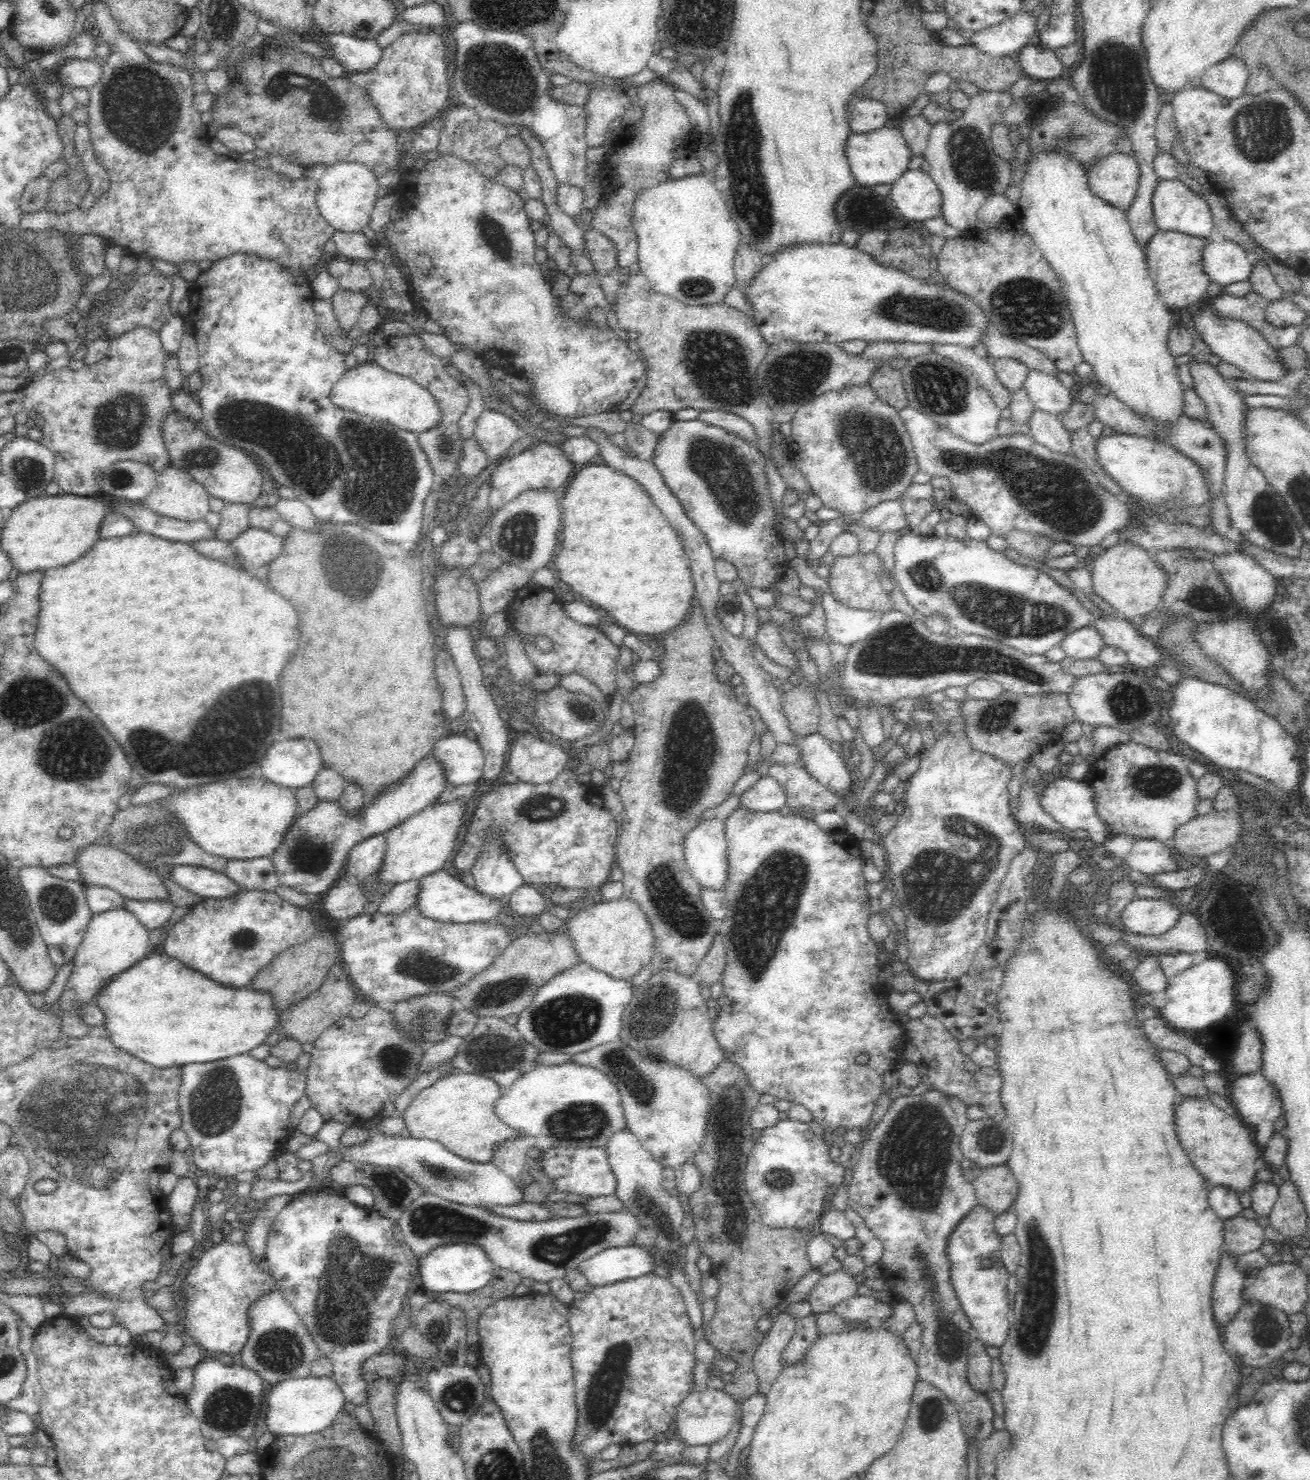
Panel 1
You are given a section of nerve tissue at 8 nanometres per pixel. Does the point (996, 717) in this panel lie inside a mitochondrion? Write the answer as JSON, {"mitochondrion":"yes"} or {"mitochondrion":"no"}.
{"mitochondrion":"yes"}

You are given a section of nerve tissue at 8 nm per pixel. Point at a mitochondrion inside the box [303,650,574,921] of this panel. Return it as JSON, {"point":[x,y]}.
{"point":[542,808]}

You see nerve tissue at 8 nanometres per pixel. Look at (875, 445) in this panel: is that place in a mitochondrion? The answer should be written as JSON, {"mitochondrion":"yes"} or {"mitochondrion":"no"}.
{"mitochondrion":"yes"}

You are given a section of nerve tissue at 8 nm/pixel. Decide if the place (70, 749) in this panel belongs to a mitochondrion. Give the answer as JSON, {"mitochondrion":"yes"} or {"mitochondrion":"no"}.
{"mitochondrion":"yes"}

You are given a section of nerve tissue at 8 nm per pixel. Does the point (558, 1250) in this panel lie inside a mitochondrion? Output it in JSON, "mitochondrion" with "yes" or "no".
{"mitochondrion":"yes"}

